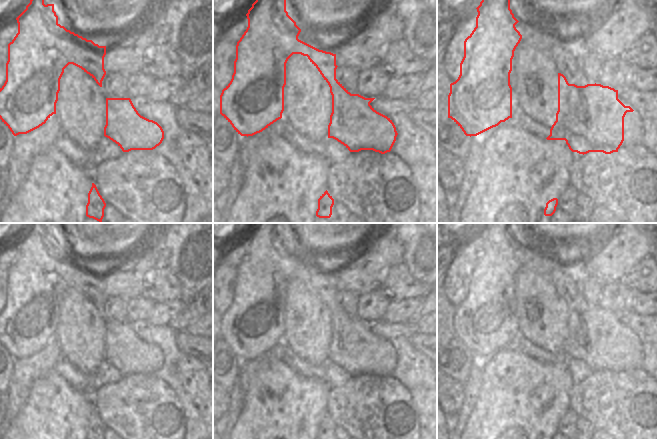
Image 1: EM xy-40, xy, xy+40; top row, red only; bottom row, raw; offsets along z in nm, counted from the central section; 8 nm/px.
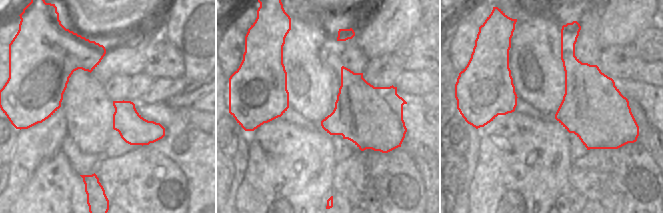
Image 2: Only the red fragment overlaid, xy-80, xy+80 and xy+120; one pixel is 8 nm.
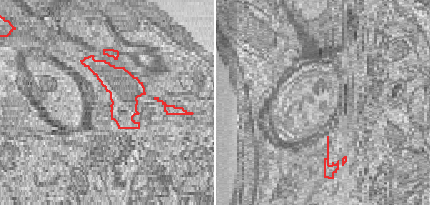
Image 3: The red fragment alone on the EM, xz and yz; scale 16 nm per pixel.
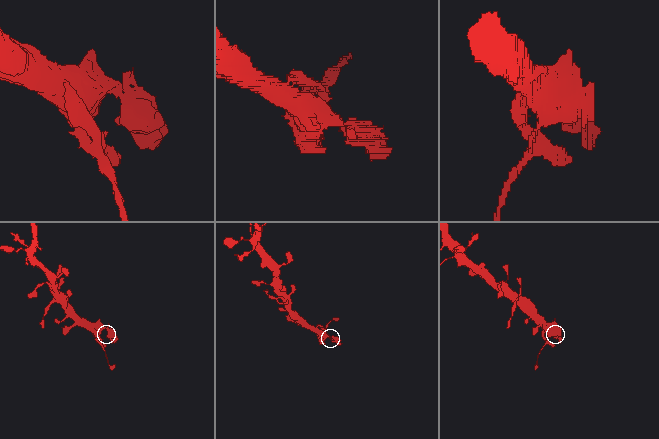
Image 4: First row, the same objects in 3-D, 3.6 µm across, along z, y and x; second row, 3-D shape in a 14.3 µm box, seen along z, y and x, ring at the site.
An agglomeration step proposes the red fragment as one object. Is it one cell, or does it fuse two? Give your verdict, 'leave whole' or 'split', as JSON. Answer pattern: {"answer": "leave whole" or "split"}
{"answer": "leave whole"}

